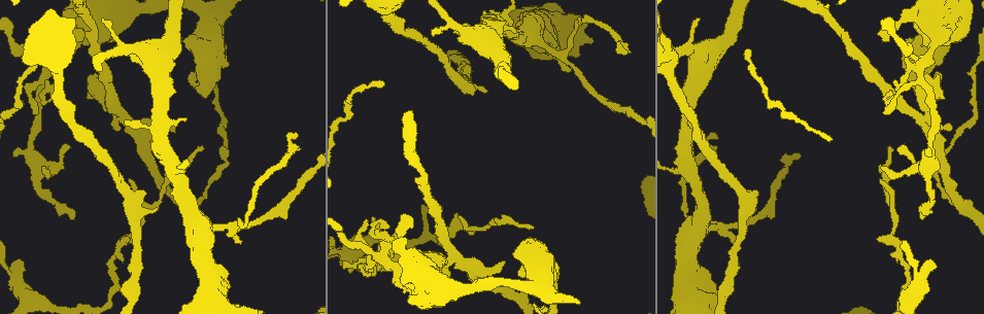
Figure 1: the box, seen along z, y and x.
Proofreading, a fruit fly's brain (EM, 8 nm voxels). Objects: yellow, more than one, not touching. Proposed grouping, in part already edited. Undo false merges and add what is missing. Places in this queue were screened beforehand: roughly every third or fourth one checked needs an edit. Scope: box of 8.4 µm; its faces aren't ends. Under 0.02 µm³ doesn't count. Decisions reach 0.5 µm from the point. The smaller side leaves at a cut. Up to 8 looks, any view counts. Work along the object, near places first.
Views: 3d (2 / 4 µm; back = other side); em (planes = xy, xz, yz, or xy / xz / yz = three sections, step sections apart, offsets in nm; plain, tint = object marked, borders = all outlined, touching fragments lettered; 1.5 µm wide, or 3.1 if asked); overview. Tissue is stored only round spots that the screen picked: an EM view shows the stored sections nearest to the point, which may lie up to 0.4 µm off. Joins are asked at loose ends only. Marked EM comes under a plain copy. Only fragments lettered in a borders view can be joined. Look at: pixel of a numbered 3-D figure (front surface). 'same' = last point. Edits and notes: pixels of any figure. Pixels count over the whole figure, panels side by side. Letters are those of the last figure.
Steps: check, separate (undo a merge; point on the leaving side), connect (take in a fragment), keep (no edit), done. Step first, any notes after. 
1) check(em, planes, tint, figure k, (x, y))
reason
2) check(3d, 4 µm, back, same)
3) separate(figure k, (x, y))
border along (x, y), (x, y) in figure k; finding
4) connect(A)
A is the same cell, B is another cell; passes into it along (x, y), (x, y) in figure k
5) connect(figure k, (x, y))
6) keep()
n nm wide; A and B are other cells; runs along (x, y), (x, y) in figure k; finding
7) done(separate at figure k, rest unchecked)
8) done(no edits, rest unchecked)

check(3d, 4 µm, figure 1, (561, 57))
three arms meet

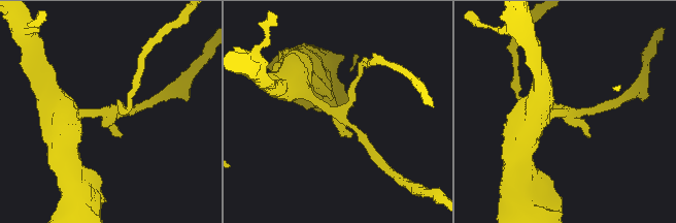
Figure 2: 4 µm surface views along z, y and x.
check(em, planes, borders, figure 2, (565, 114))
need the tissue

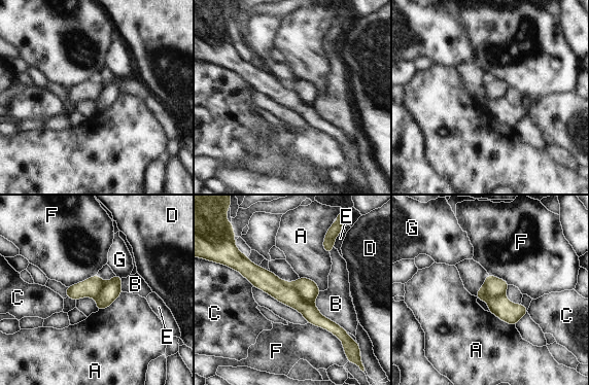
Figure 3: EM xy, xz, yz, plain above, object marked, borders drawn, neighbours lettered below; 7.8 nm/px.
separate(figure 3, (308, 288))
A, B, C, D, E, F and G are other cells; border along (291, 283), (306, 300), (313, 303) in figure 3; a second neuron is stuck on

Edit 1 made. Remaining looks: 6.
check(overview)

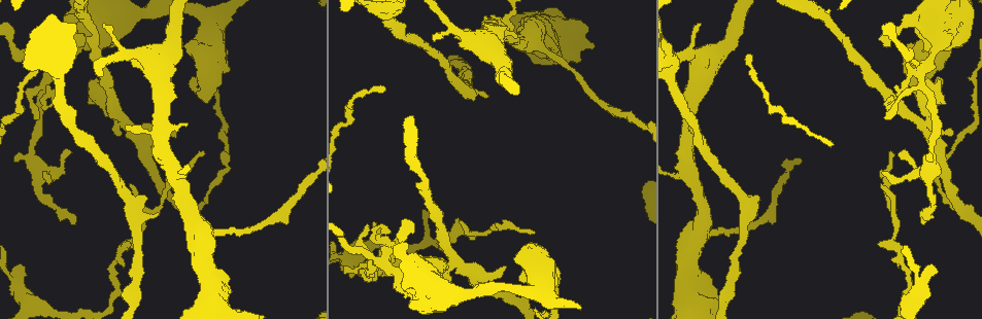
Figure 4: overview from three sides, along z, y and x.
check(3d, 4 µm, figure 4, (145, 201))
free end

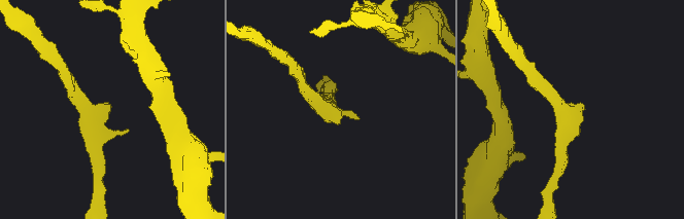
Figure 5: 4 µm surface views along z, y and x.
check(em, 3.1 µm, planes, borders, figure 5, (109, 109))
arms of 240, 260 nm; need the tissue

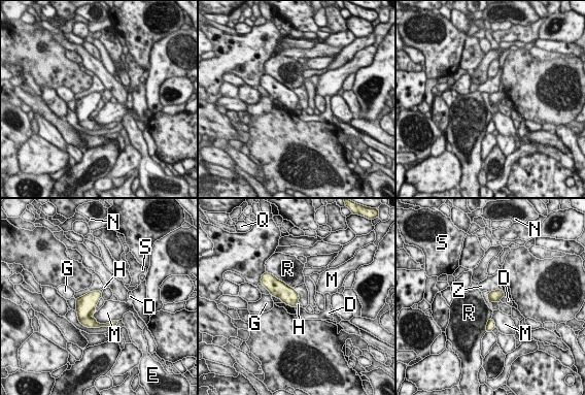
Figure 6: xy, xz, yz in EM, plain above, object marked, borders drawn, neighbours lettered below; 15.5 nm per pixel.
keep()
D, E, G, H, M, N, Q, R, S and Z are other cells; border along (488, 292), (488, 302), (491, 307) in figure 6; no lettered fragment goes on from it

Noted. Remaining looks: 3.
check(em, xy, step 4, borders, figure 4, (345, 272))
branch stops here

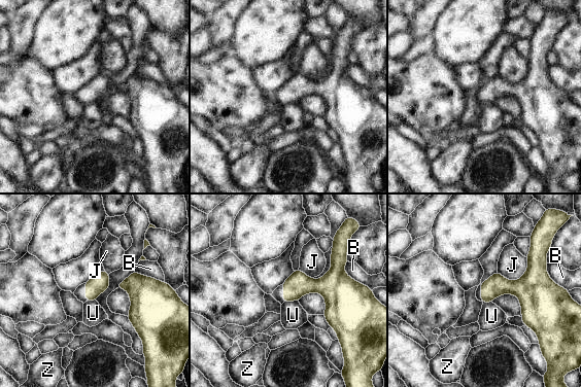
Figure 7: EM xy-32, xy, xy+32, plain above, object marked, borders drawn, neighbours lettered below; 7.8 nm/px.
check(em, planes, borders, same)
cut it another way

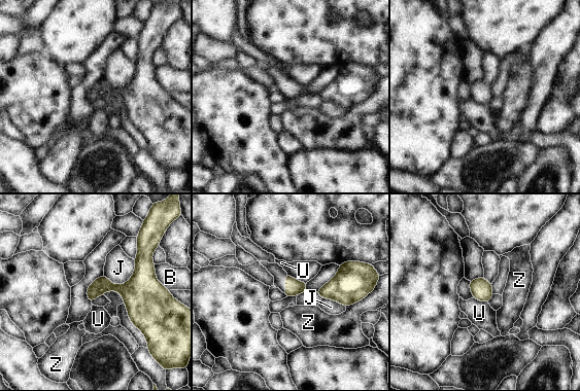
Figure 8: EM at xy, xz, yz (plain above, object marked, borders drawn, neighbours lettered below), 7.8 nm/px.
keep()
B, J, U and Z are other cells; border along (473, 297), (487, 303) in figure 8; no lettered fragment goes on from it

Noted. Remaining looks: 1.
done(separate at figure 3, rest unchecked)

